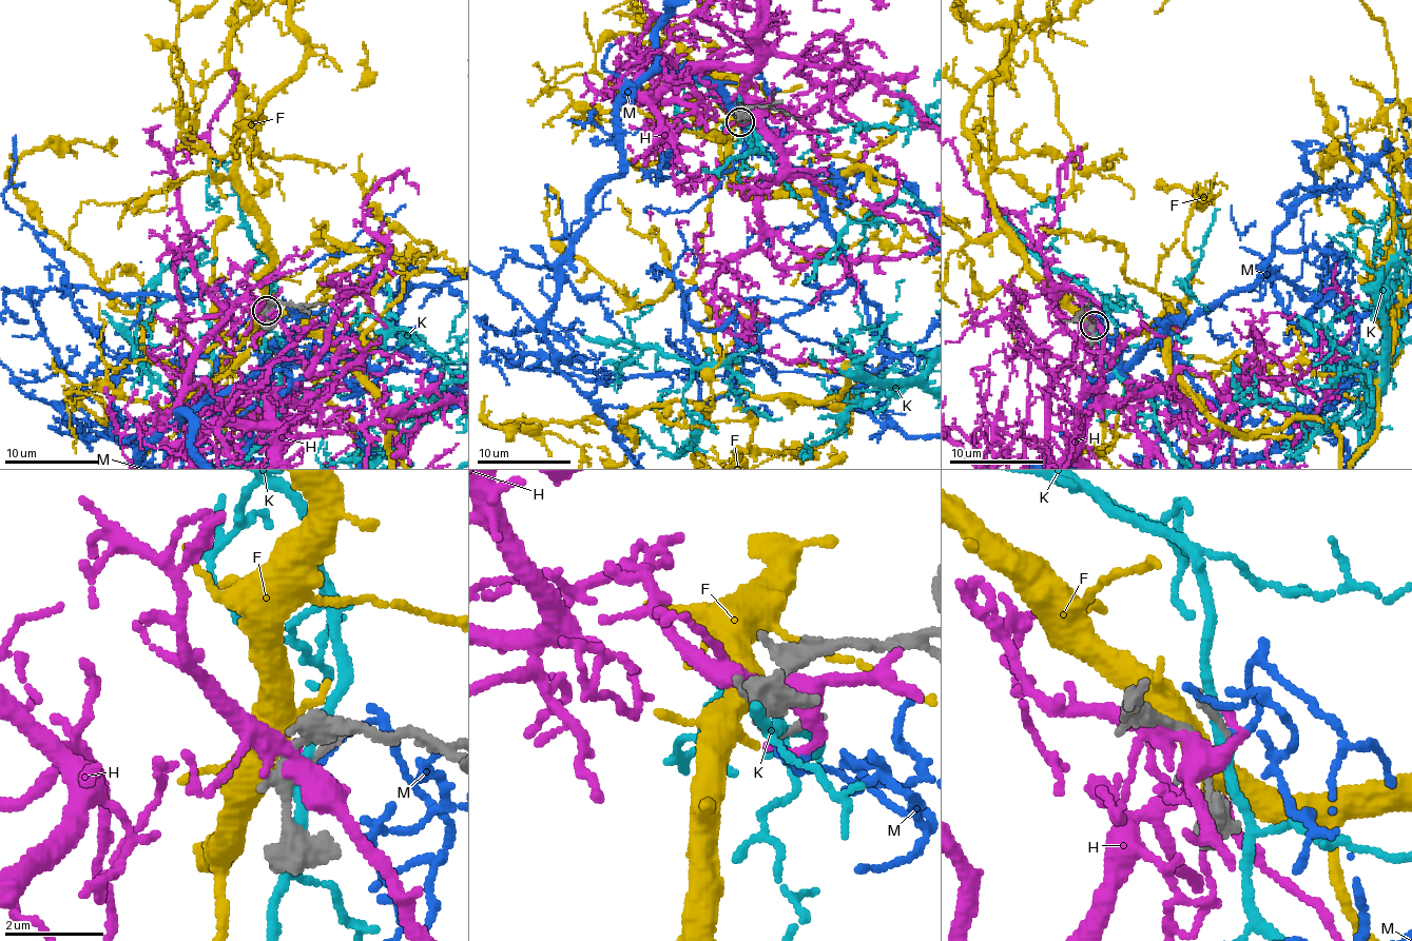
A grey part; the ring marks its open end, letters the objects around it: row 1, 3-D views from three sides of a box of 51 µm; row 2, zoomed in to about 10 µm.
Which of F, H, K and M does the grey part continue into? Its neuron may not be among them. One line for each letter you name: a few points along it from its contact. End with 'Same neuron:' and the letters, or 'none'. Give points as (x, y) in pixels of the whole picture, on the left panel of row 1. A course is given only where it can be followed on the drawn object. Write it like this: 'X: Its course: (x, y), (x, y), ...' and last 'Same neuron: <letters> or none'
Same neuron: none

